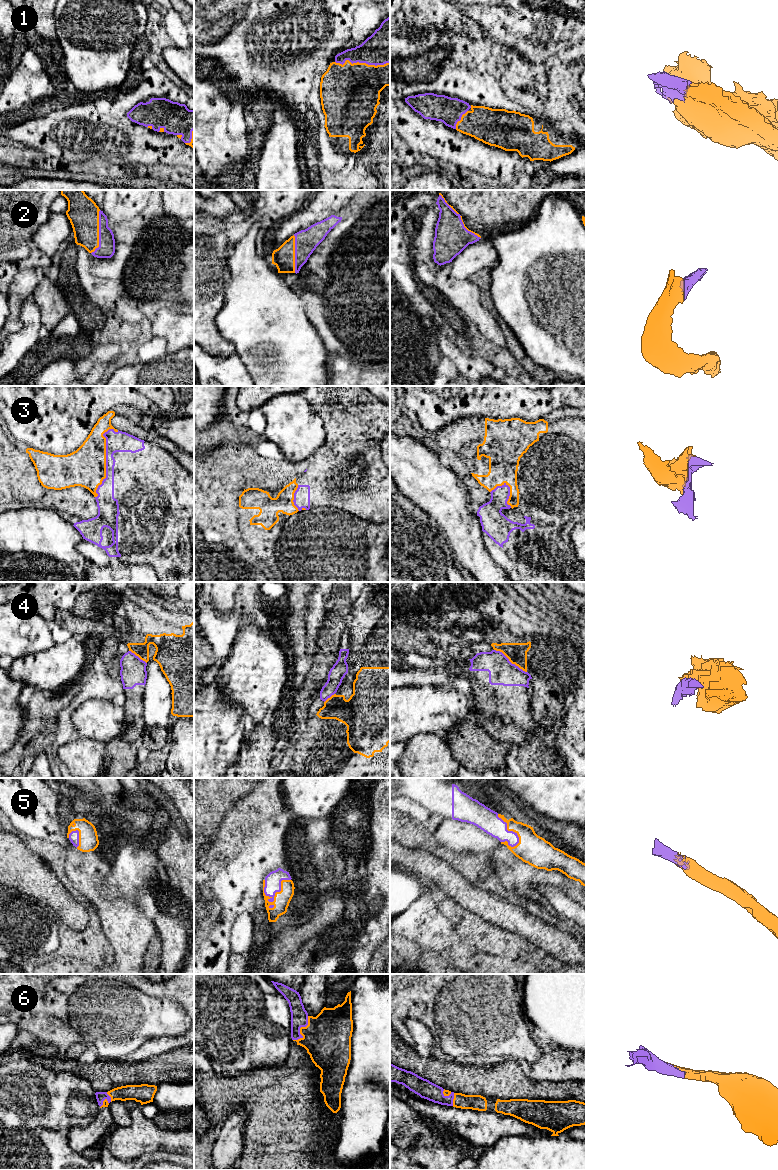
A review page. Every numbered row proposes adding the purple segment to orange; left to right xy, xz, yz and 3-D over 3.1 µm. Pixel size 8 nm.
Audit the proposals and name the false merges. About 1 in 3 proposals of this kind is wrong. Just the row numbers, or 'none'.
4

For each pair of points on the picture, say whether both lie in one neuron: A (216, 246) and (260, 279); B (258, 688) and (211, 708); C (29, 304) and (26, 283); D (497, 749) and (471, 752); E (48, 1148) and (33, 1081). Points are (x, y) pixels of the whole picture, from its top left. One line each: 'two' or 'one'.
A: two
B: two
C: two
D: one
E: two

